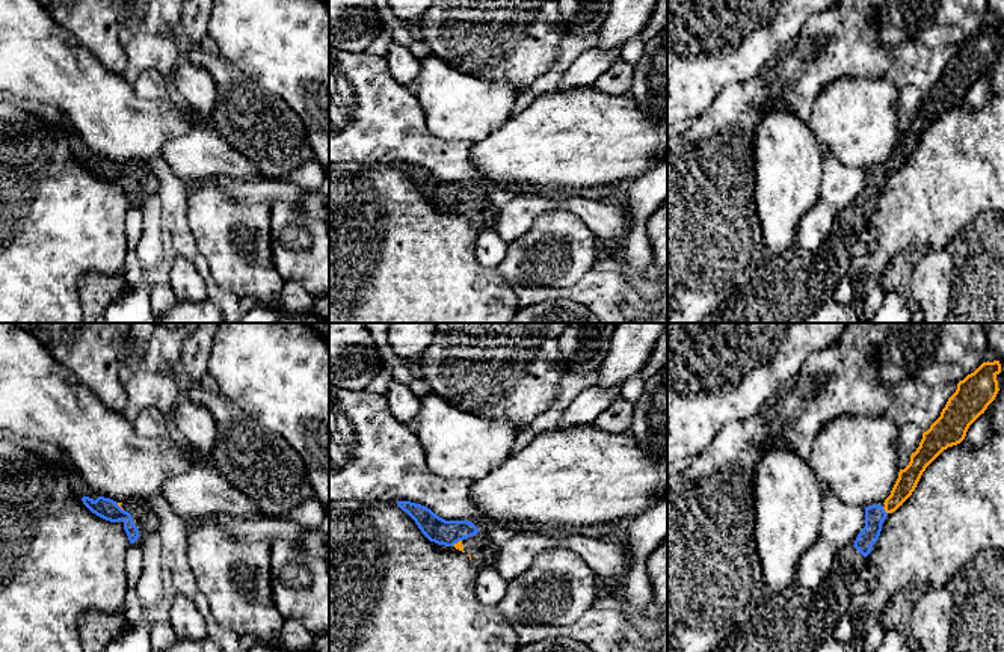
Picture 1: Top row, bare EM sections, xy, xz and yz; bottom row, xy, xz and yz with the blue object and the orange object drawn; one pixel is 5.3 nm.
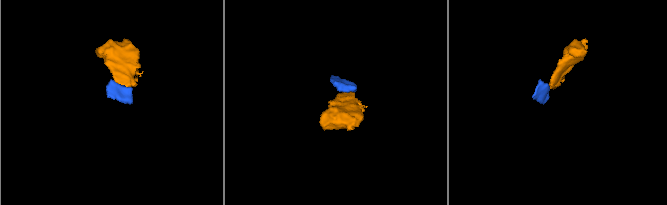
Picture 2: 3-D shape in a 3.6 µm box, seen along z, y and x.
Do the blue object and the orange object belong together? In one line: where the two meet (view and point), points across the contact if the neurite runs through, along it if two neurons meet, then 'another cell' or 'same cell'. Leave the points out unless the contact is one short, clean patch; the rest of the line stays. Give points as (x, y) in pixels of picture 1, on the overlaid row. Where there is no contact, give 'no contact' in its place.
yz (883, 510) | across yz (874, 515), (883, 510), (899, 495), (908, 479) | same cell

